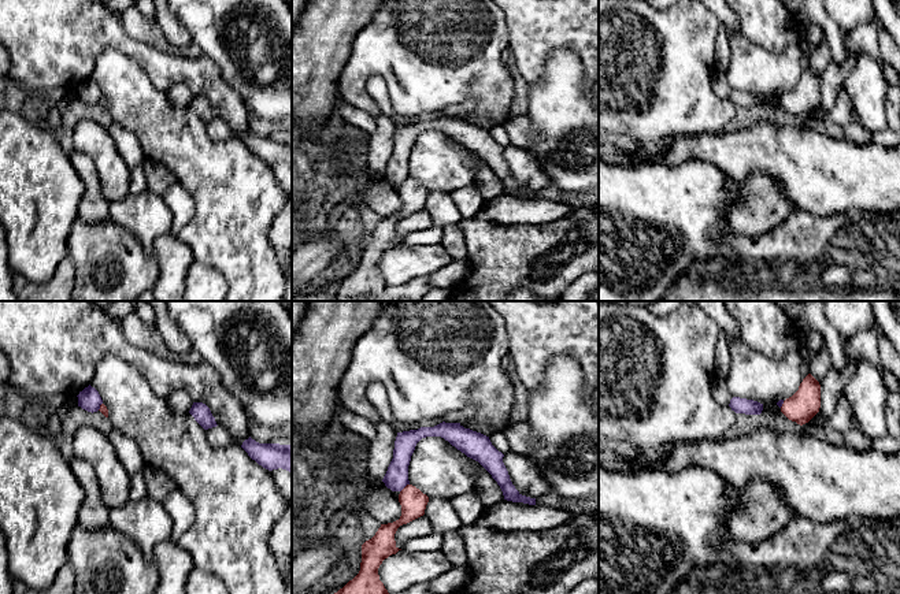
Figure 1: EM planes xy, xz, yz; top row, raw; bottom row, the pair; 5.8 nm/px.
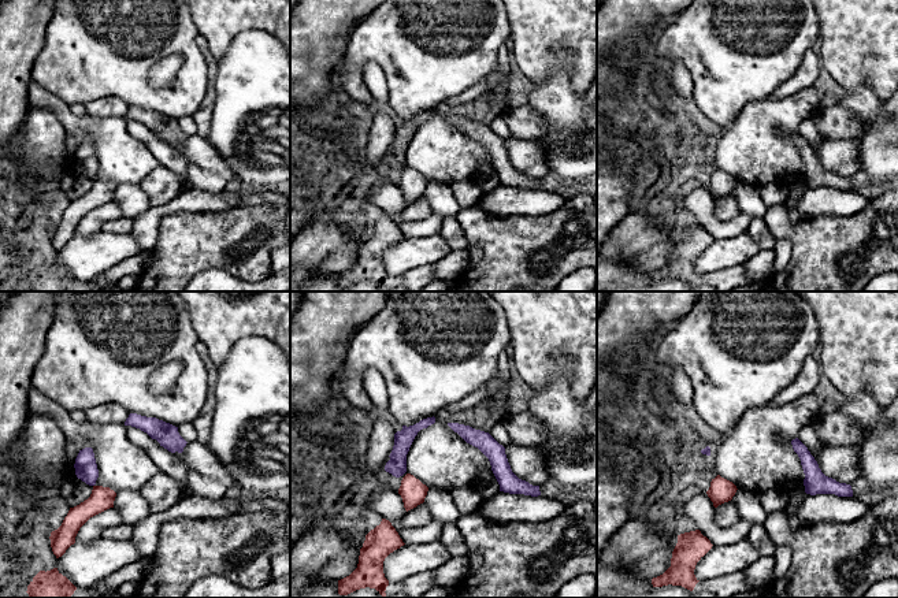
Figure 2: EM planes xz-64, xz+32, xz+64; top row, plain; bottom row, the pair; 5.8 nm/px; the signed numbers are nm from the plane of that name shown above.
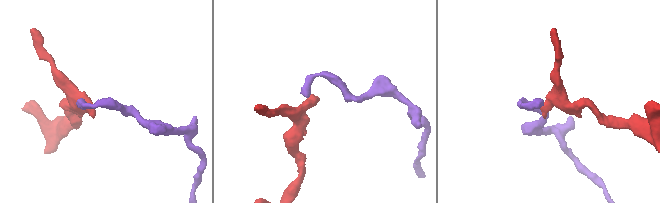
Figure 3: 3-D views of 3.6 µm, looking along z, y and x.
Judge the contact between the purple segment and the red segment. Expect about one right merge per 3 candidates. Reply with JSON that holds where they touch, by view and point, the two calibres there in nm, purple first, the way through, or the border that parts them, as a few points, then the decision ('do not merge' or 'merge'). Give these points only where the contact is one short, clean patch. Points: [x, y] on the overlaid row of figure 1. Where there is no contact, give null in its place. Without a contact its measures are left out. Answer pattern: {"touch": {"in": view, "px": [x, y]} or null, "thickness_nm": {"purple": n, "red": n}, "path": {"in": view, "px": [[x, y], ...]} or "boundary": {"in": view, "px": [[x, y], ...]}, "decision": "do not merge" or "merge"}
{"touch": {"in": "xz", "px": [404, 486]}, "thickness_nm": {"purple": 140, "red": 150}, "boundary": {"in": "xz", "px": [[408, 483], [400, 492]]}, "decision": "do not merge"}

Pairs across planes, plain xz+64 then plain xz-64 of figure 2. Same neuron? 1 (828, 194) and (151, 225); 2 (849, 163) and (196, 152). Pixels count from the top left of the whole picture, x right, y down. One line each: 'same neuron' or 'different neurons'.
1: same neuron
2: same neuron

